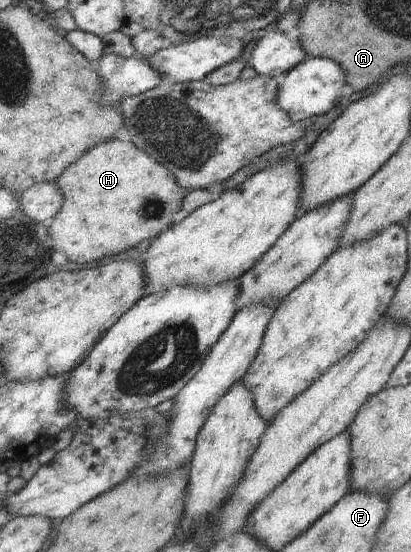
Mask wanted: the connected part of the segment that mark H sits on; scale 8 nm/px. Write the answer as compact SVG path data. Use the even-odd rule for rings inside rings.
M125 137L106 141L78 159L56 185L64 195L60 213L48 224L54 247L74 263L92 263L118 255L169 229L174 213L184 209L187 190L150 153Z

